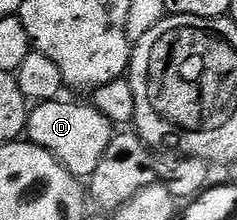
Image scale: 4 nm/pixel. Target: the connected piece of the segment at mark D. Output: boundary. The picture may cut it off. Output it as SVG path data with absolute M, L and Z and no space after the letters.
M66 100L35 104L26 118L25 136L30 144L44 147L44 151L53 155L73 177L88 179L96 171L100 155L108 151L108 143L112 143L116 127L93 104L77 105Z

